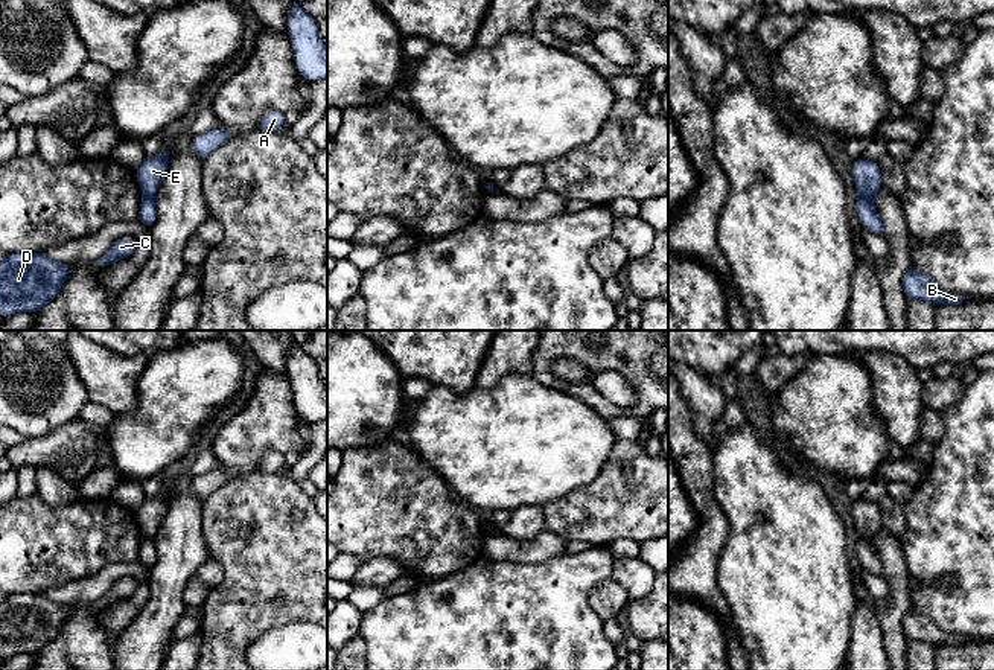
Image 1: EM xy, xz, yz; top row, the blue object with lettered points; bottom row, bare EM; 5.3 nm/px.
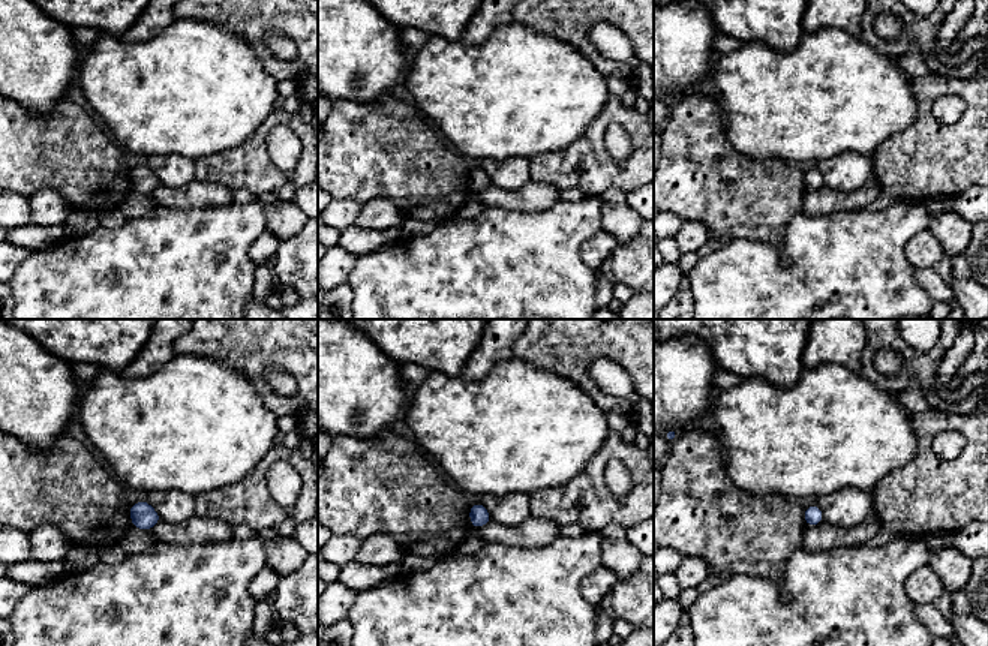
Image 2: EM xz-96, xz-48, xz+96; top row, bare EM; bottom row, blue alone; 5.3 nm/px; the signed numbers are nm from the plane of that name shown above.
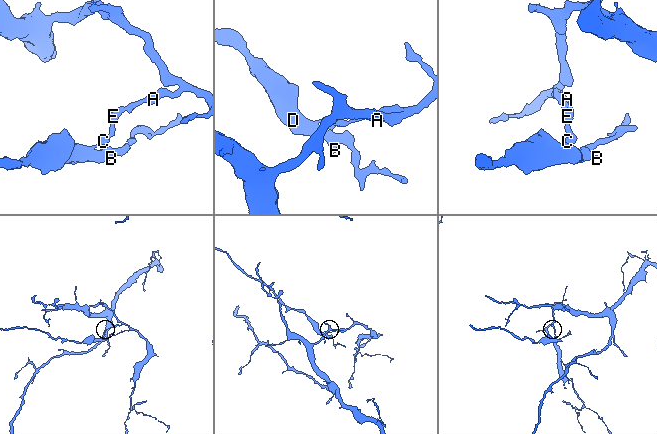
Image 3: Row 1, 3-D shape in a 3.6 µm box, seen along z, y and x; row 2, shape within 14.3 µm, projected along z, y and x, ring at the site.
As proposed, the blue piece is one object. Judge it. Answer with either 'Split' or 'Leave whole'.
Split

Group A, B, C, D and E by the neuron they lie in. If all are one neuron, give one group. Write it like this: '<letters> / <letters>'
A E / B C D

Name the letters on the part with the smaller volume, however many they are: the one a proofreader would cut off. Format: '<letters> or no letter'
B, C, D

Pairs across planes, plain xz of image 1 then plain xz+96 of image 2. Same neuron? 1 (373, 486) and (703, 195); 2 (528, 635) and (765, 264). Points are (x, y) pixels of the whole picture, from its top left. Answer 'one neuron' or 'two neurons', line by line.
1: one neuron
2: one neuron

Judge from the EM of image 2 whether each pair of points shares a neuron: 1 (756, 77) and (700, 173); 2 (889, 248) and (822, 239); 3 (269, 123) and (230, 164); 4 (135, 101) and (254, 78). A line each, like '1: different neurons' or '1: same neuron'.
1: different neurons
2: same neuron
3: same neuron
4: same neuron

